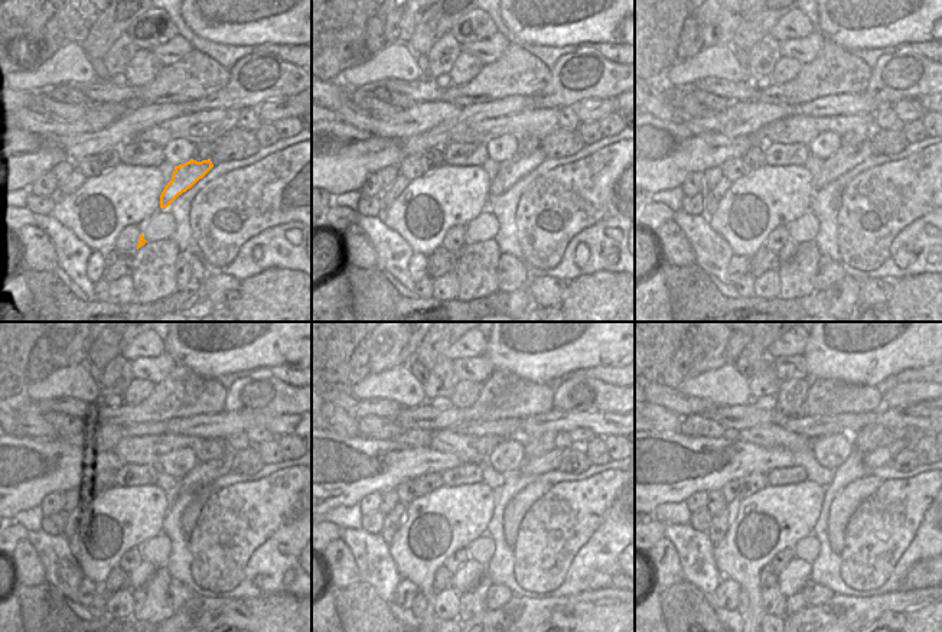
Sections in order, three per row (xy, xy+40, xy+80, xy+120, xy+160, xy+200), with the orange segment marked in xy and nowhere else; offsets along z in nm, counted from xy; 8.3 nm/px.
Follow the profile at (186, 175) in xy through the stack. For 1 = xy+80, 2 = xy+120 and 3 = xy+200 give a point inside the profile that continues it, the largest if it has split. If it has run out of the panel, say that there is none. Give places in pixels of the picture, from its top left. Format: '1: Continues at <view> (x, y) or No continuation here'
1: Continues at xy+80 (844, 159)
2: Continues at xy+120 (202, 475)
3: Continues at xy+200 (880, 456)

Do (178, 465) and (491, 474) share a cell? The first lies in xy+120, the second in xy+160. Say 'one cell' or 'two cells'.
two cells

